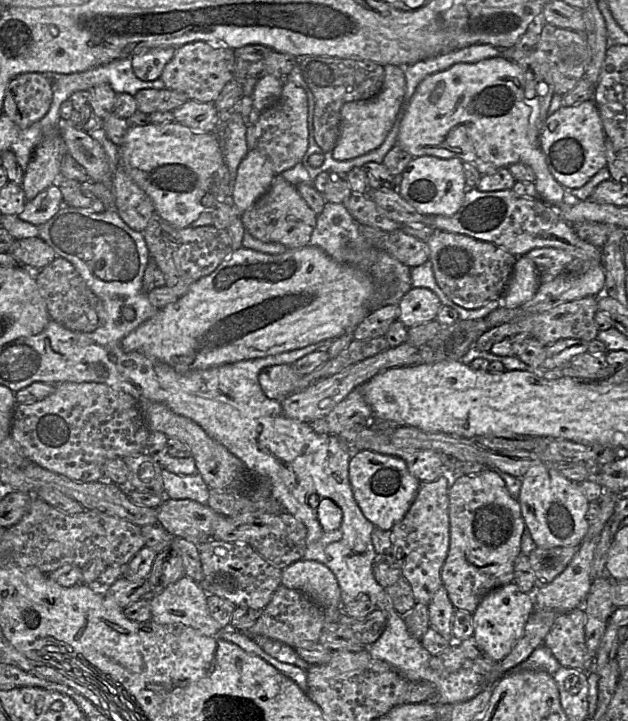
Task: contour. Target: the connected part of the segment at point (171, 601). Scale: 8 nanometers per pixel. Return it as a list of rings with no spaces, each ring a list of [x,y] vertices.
[[[184,575],[151,596],[151,620],[163,625],[180,622],[215,636],[222,627],[209,613],[207,595],[200,584]]]

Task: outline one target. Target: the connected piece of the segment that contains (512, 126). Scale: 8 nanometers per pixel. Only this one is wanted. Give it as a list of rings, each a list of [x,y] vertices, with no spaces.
[[[500,54],[476,63],[457,63],[444,71],[427,76],[419,83],[401,120],[396,143],[413,158],[430,155],[470,162],[481,175],[492,174],[511,164],[523,162],[535,173],[534,184],[538,197],[558,207],[564,202],[565,188],[548,169],[540,147],[541,130],[538,128],[538,118],[528,100],[525,96],[523,73],[519,65],[507,56]]]

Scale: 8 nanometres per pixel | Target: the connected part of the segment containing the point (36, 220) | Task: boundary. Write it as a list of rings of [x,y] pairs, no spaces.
[[[57,183],[41,191],[34,199],[26,201],[18,218],[40,226],[51,219],[64,205],[62,193]]]

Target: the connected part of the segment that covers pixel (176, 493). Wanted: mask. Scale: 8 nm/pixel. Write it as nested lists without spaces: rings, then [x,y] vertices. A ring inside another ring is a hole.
[[[163,468],[164,493],[171,499],[190,499],[207,504],[209,487],[199,472],[178,475]]]

